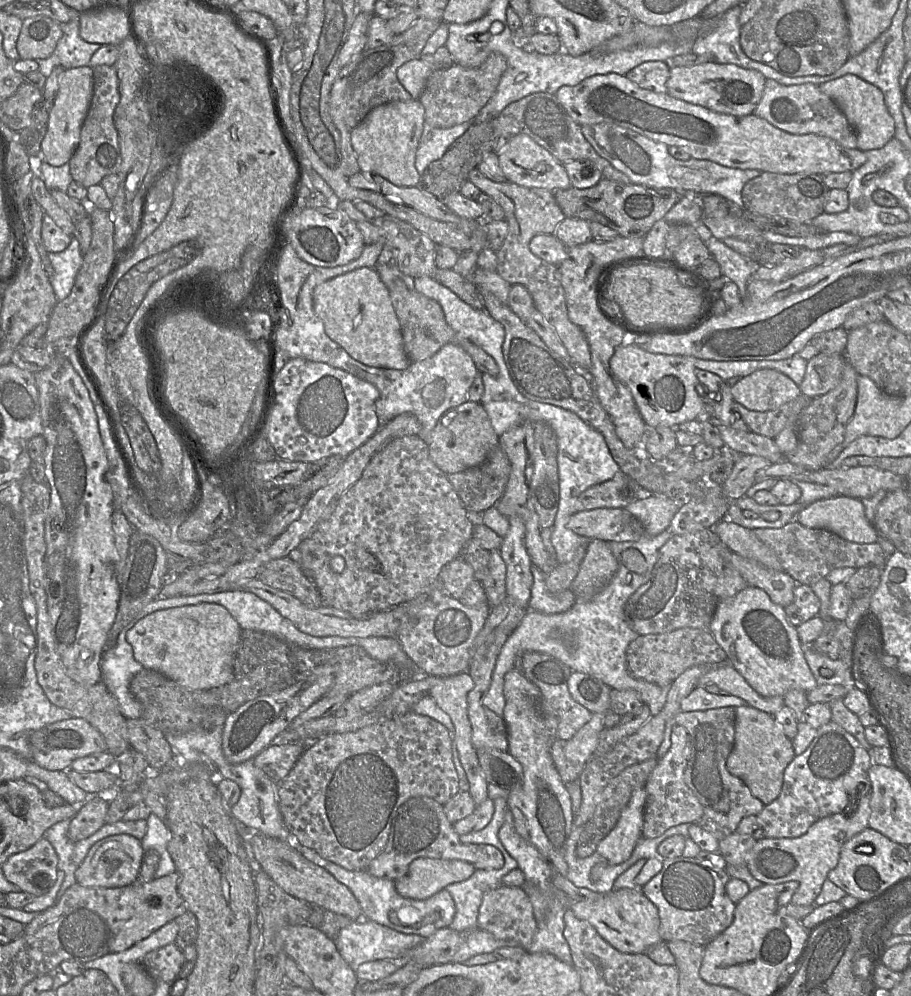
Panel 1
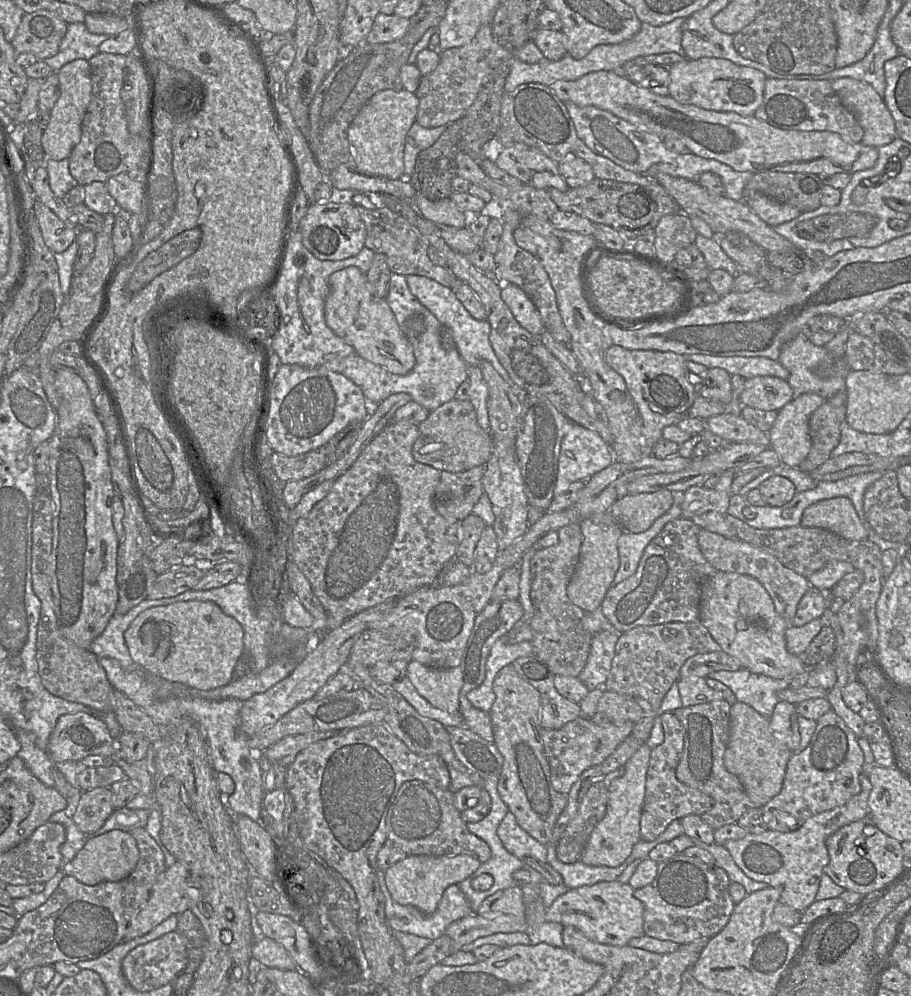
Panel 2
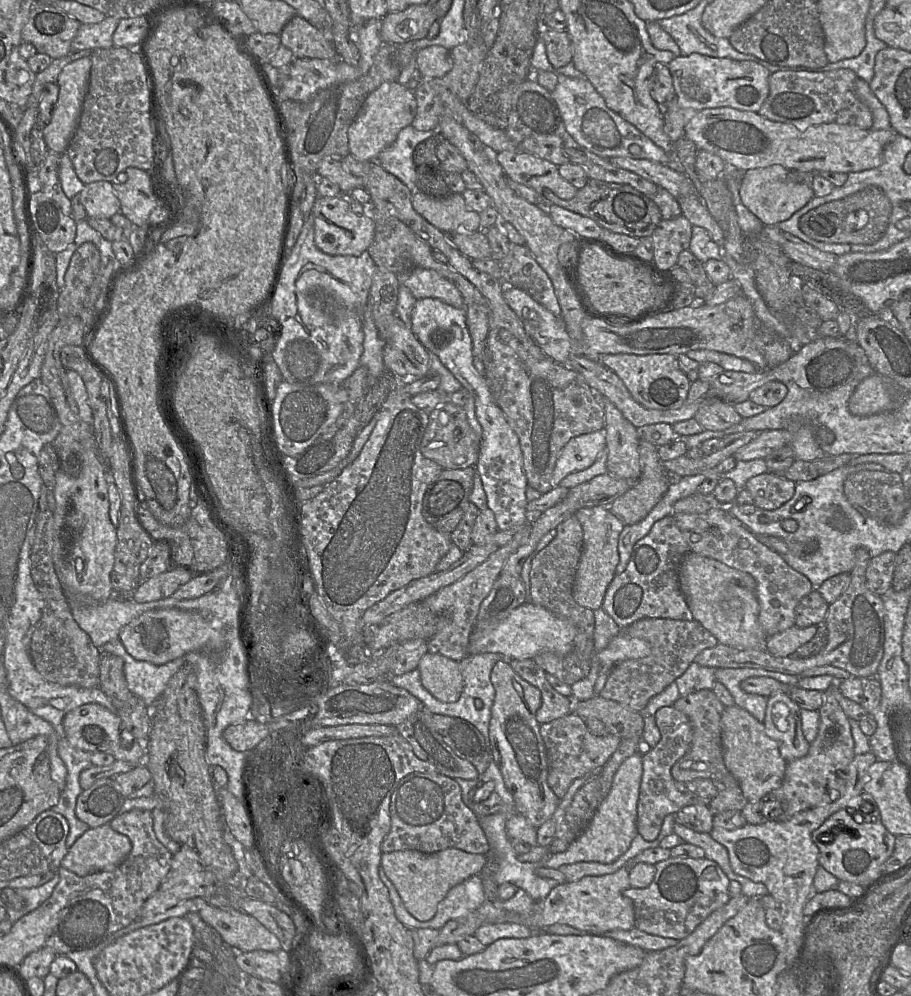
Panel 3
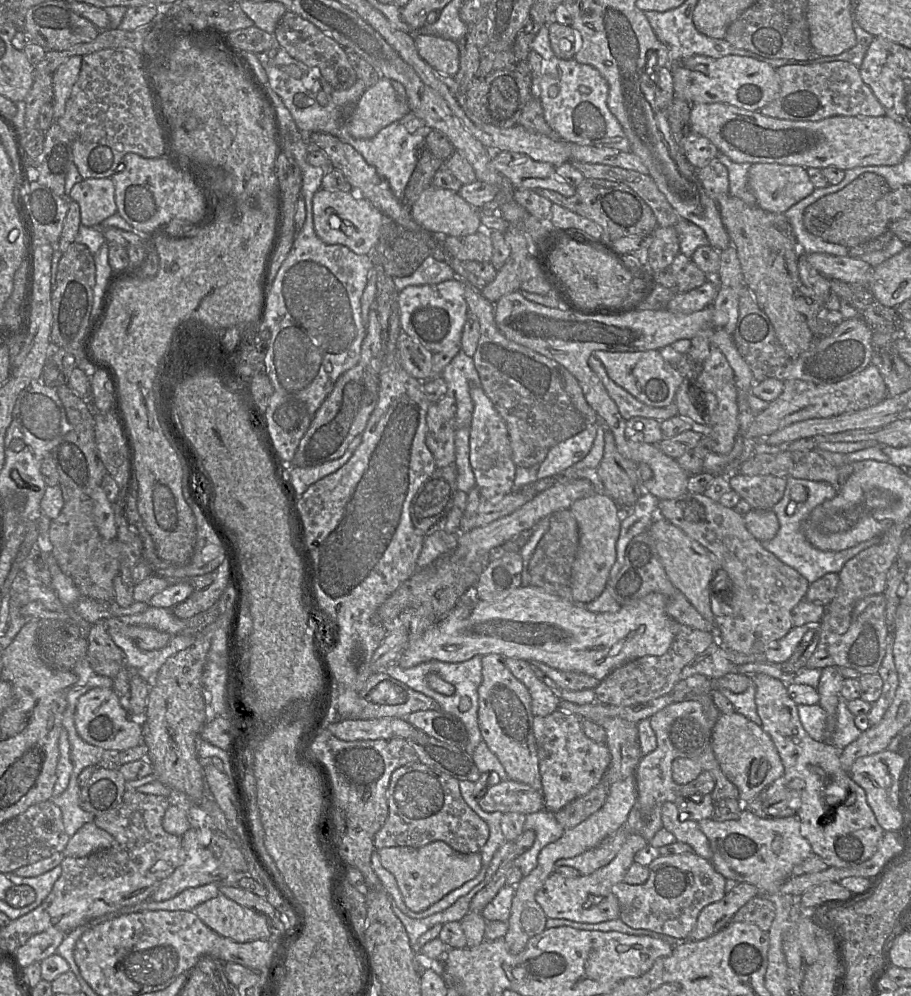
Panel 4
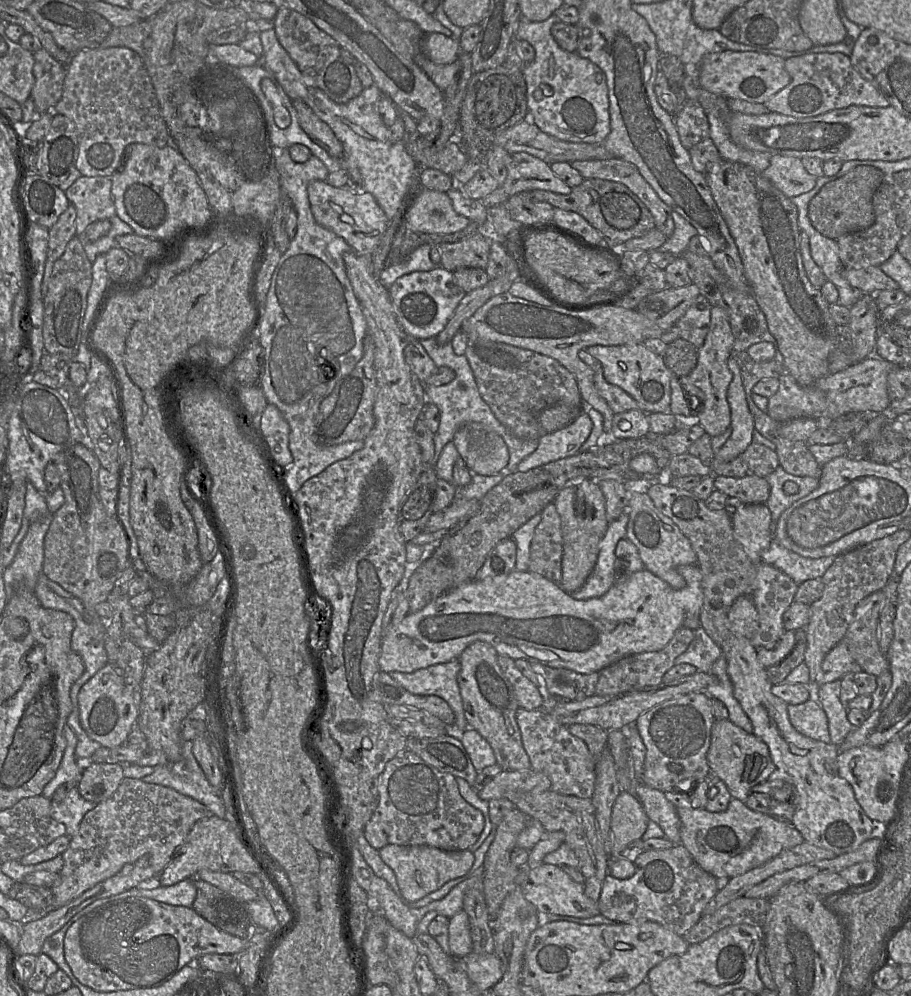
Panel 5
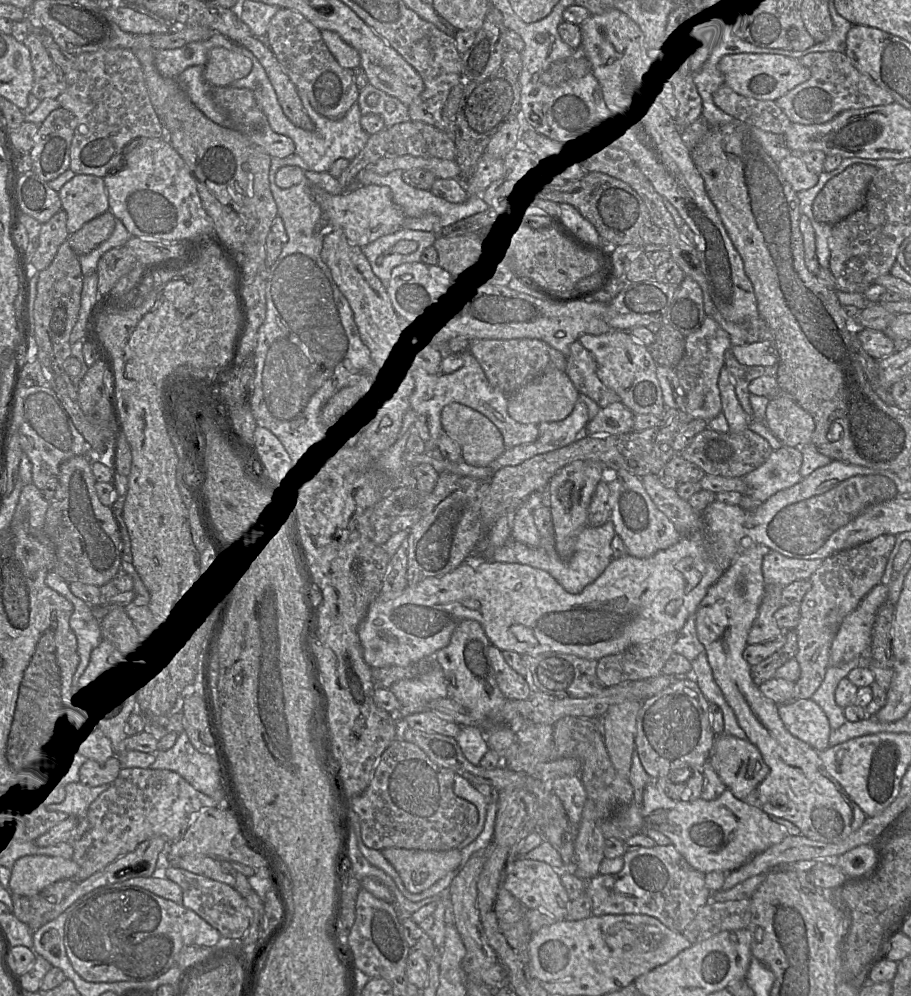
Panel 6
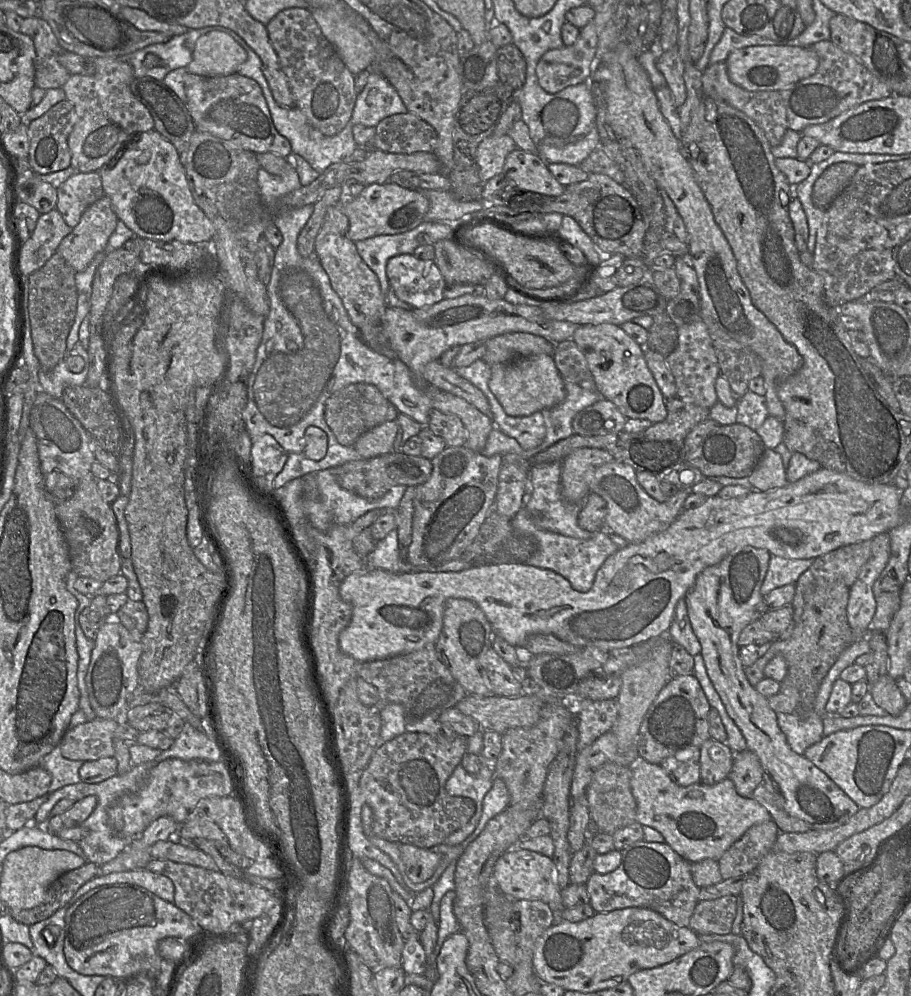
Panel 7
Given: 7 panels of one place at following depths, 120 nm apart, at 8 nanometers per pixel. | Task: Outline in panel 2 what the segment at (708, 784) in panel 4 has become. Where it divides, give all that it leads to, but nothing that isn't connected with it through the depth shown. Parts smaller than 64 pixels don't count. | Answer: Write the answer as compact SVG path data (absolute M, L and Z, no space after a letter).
M671 712L660 715L660 720L664 731L664 741L650 753L640 819L640 838L643 841L655 840L672 821L680 820L688 815L701 816L714 804L710 796L687 786L676 778L675 772L684 746L683 727L679 719Z

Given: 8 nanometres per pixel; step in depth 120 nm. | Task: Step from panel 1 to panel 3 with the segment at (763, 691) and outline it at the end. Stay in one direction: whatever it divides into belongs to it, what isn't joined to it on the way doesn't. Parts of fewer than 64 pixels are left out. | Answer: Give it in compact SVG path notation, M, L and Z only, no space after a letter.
M690 551L685 555L679 566L679 584L694 620L698 621L712 633L719 643L741 650L767 650L768 637L758 621L759 603L756 595L757 583L750 574L729 567L715 559Z

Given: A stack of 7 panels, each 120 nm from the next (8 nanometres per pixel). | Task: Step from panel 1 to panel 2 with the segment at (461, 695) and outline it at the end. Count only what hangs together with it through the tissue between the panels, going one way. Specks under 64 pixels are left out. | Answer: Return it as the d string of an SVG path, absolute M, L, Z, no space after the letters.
M412 659L408 664L407 677L433 706L449 713L459 712L459 696L464 684L460 665L432 668Z

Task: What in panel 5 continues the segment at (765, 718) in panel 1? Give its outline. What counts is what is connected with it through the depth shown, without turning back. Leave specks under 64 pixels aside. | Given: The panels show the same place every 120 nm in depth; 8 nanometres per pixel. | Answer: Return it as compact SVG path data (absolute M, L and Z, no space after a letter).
M729 719L715 720L712 725L707 761L711 772L725 783L731 796L743 802L748 798L751 789L767 780L776 769L767 744L753 733L747 733L736 726Z

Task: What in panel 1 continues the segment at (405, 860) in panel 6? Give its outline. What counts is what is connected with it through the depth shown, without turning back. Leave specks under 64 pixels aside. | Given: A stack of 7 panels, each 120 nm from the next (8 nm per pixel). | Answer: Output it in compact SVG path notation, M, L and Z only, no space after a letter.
M418 858L394 884L402 897L423 900L452 883L467 880L475 870L472 864L462 860Z

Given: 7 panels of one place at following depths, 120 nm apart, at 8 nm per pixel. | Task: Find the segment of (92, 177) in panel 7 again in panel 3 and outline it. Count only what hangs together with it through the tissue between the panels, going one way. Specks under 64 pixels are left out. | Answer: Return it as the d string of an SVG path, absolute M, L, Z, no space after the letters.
M111 182L85 184L79 196L88 217L110 219L121 211L120 200Z

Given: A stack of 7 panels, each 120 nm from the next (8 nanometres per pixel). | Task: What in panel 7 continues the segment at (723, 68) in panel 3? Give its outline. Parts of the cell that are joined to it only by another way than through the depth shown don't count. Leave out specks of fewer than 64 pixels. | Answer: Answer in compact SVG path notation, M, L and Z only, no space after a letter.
M763 45L734 50L725 63L730 80L738 86L753 92L781 91L815 74L819 58L809 47Z

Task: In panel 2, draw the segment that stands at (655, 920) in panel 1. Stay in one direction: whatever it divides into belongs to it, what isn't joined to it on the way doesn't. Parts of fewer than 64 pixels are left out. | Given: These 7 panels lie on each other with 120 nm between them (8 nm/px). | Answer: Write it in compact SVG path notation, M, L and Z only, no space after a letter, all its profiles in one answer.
M618 880L602 881L590 886L569 889L546 909L545 919L563 926L574 926L594 942L625 946L632 938L645 935L644 906L633 895L633 891L629 883L621 883Z

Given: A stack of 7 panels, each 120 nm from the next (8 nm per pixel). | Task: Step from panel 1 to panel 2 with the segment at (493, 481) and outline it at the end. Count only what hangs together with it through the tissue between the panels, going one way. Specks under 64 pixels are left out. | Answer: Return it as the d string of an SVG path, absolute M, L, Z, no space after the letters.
M485 464L463 472L441 471L433 503L439 514L446 518L462 521L484 493L482 478Z

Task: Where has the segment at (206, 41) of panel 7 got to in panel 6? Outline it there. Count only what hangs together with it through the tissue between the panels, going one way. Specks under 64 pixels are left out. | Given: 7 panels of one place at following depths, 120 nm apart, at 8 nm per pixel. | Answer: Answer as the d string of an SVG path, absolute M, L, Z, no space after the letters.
M224 47L213 48L204 65L204 78L213 86L230 86L234 81L246 77L258 59L247 57Z

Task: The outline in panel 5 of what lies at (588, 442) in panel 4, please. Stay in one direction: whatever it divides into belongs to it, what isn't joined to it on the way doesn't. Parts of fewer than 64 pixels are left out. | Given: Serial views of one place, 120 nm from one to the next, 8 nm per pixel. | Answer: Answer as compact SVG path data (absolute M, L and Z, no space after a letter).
M582 410L567 427L541 435L536 450L518 464L515 472L526 472L543 464L579 453L591 430L592 421Z

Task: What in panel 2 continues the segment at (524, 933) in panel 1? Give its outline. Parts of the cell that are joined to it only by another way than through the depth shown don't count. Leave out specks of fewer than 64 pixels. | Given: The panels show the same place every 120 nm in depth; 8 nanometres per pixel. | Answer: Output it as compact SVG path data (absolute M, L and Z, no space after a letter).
M515 886L496 891L484 899L476 913L492 919L501 914L525 916L525 912L522 890Z

